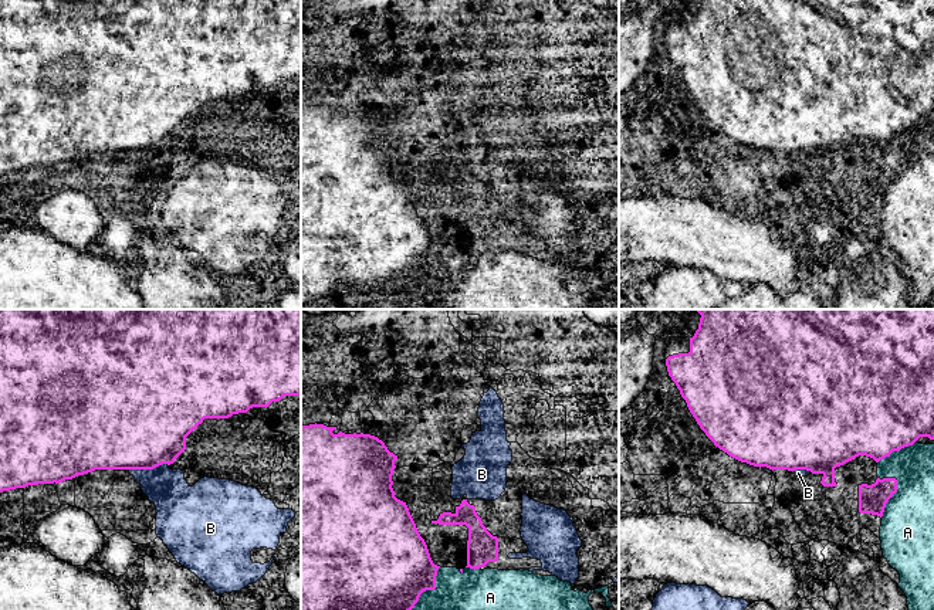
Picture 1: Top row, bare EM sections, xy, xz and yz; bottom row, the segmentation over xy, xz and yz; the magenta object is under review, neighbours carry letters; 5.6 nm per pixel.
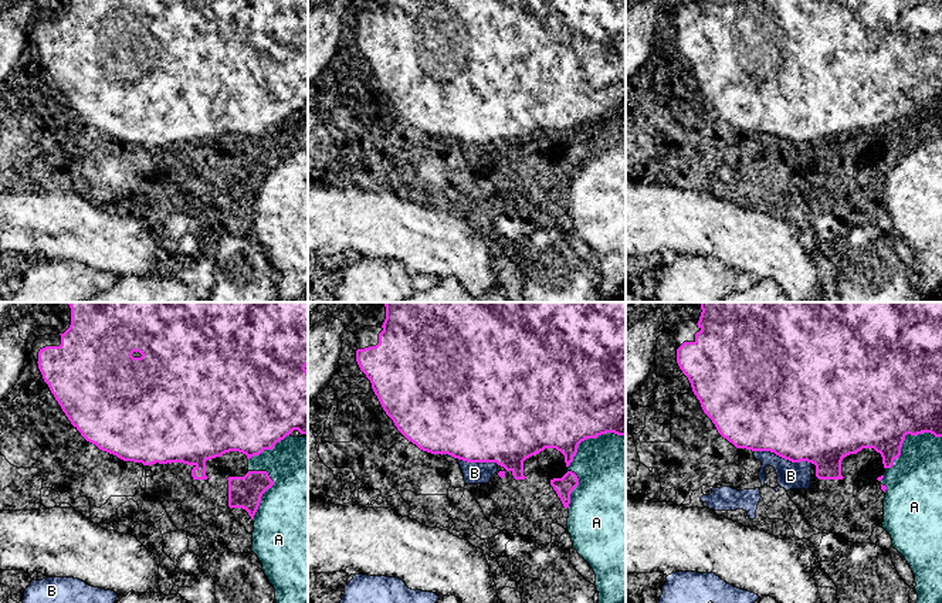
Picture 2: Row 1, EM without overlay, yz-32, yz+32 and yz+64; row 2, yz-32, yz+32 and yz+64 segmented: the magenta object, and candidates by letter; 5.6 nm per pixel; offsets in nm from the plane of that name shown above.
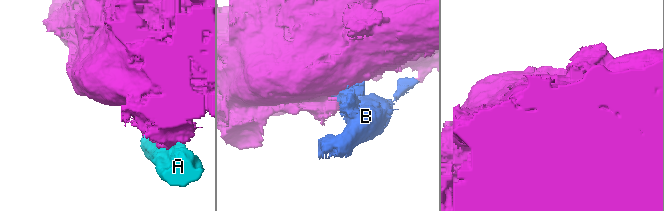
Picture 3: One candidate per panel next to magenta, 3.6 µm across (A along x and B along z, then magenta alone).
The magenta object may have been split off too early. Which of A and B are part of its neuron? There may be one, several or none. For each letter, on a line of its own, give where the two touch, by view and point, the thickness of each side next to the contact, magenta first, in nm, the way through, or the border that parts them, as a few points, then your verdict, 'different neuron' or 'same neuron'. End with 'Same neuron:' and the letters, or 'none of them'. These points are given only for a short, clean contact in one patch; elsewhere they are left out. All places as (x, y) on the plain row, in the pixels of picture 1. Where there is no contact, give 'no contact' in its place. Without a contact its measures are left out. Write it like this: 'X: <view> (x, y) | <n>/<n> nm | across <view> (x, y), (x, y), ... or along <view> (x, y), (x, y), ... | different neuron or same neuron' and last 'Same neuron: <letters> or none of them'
A: xz (422, 274) | 500/460 nm | different neuron
B: xy (148, 151) | 500/240 nm | different neuron
Same neuron: none of them

